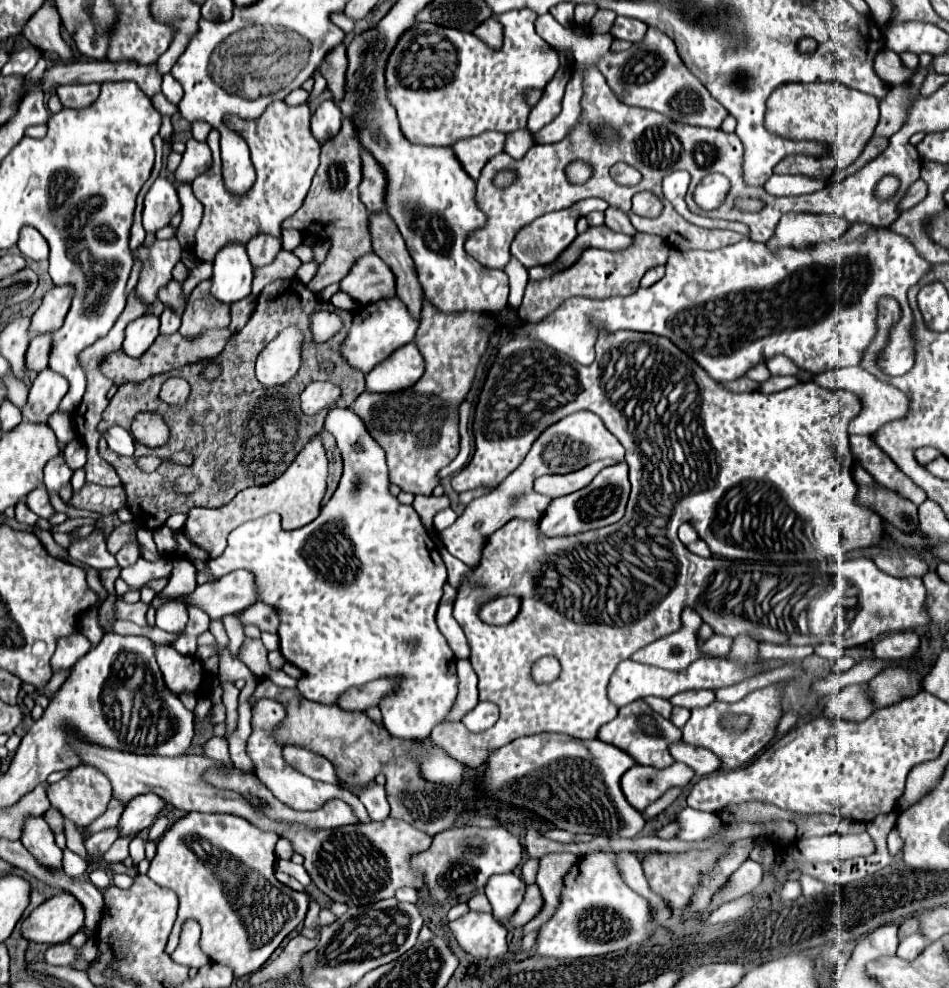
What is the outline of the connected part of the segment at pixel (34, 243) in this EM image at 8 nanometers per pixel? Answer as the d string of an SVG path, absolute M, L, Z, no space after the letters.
M23 227L17 247L21 249L21 253L25 257L35 259L35 261L43 261L49 257L49 245L47 245L45 237L33 227Z

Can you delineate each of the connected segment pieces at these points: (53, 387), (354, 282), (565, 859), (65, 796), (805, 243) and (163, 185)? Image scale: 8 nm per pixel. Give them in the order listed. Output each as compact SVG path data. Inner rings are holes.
M43 369L31 389L29 389L29 399L27 405L23 407L23 419L31 423L47 423L49 415L57 411L59 401L69 389L69 381L65 377L59 377L59 373L53 373L53 369Z
M375 253L361 257L339 285L341 291L349 293L355 299L361 299L363 305L395 295L393 271L389 271L385 261L381 261L381 257L377 257Z
M547 853L539 859L539 871L537 871L537 885L541 889L541 897L543 897L543 907L537 913L537 917L533 917L527 925L523 925L523 937L531 931L537 931L555 911L557 903L559 903L559 893L561 893L561 881L563 875L567 873L567 869L579 861L577 855L573 853Z
M79 765L71 769L61 781L47 787L47 797L55 809L59 809L63 815L67 815L71 821L75 821L77 827L93 823L93 819L101 817L107 809L107 803L113 795L113 787L109 785L109 779L105 773L101 773L93 765Z
M787 213L781 217L775 235L769 239L769 247L813 247L839 239L849 229L849 223L837 215L809 215L809 213Z
M157 177L151 189L145 195L145 209L143 209L143 227L147 233L155 233L171 223L173 215L181 209L175 185L165 179Z

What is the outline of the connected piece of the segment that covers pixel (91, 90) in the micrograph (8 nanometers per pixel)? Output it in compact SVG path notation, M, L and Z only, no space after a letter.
M89 83L89 85L65 85L65 87L57 89L57 95L59 95L63 107L81 109L81 107L91 105L97 99L99 85L97 83Z

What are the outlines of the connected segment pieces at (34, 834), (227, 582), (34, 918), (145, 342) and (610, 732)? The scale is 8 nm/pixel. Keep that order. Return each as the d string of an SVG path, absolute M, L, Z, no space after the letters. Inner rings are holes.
M29 815L23 825L21 843L37 857L41 865L47 865L51 869L61 867L61 849L53 841L53 831L49 829L47 821L43 817Z
M239 569L225 577L221 577L215 583L199 585L191 595L183 597L183 601L193 603L211 619L221 619L227 613L241 613L247 607L251 607L259 599L257 585L253 573Z
M59 893L41 903L25 921L23 937L39 943L63 943L85 925L85 909L71 893Z
M143 315L127 325L123 351L129 357L141 357L157 337L159 337L159 317Z
M637 699L625 707L621 707L619 715L611 723L601 727L597 737L609 745L617 745L619 749L627 751L641 765L651 765L651 767L663 769L663 767L669 767L675 763L675 759L669 753L669 745L681 741L681 729L677 729L671 721L667 721L665 717L655 713L647 703Z

